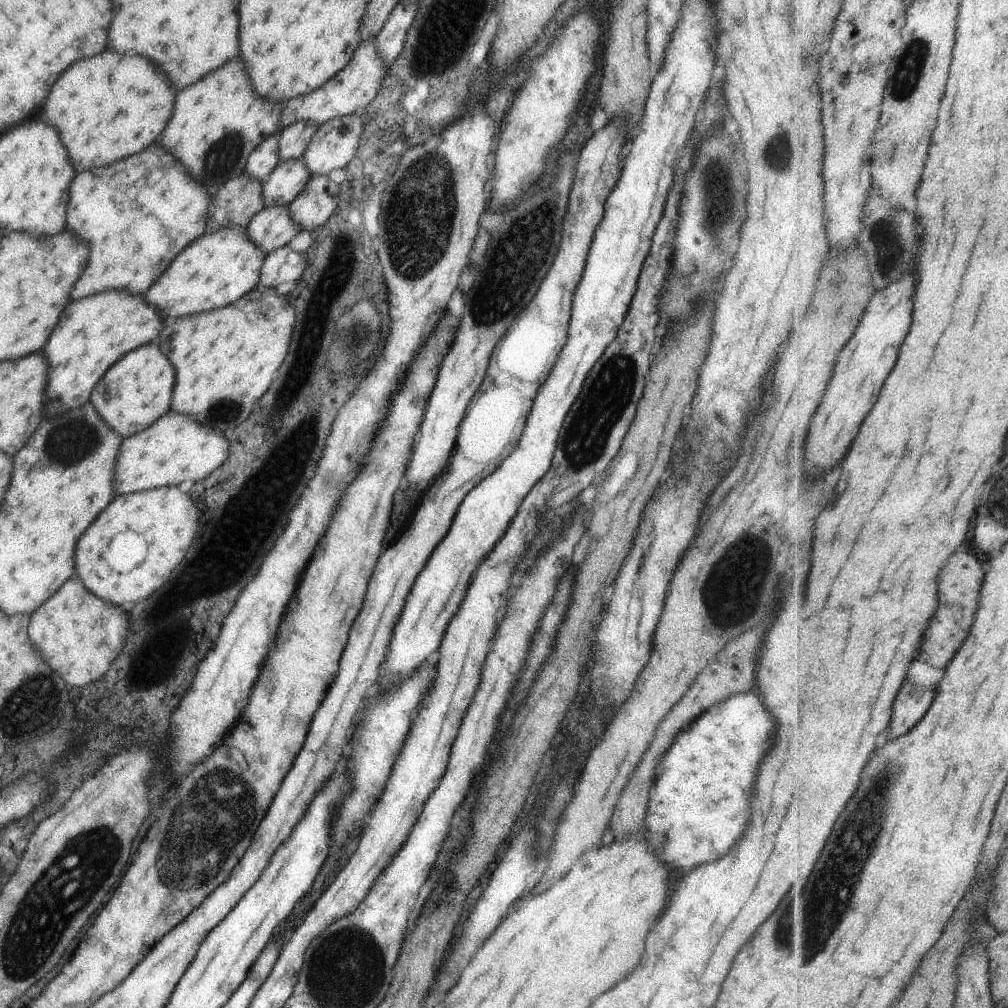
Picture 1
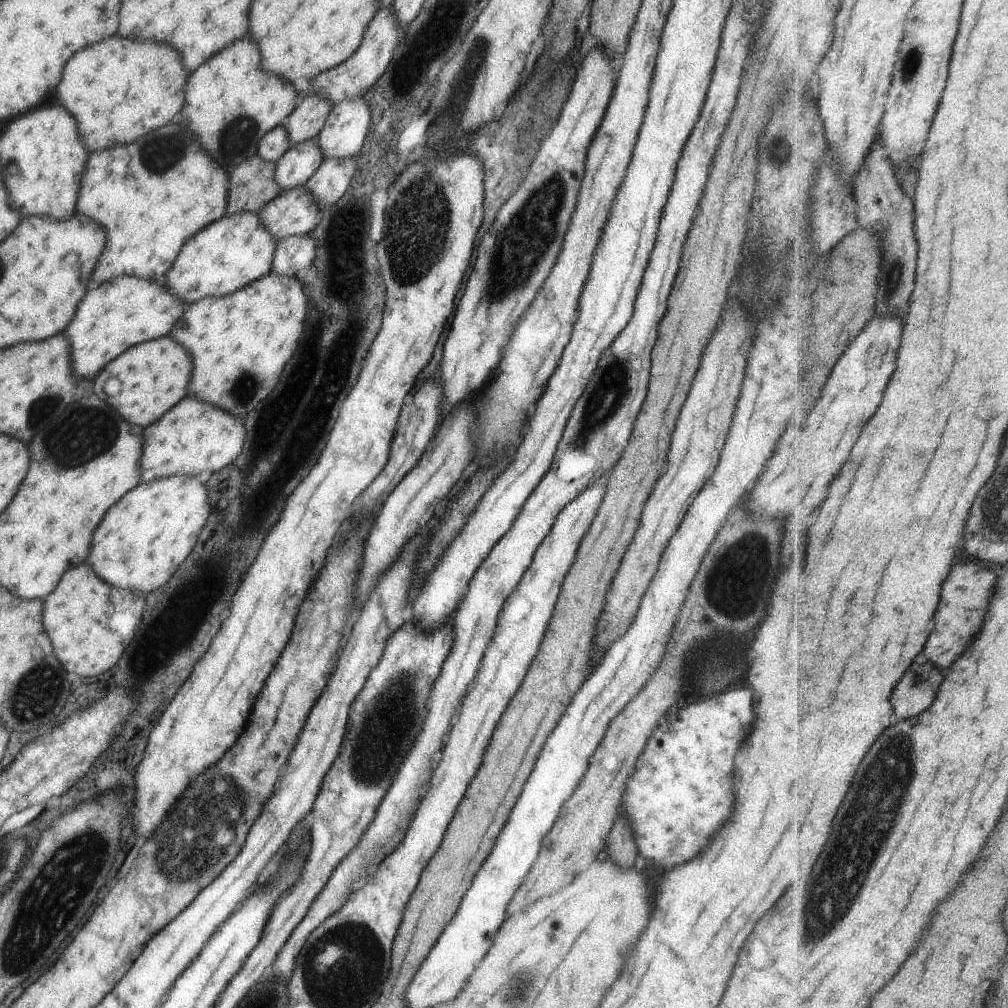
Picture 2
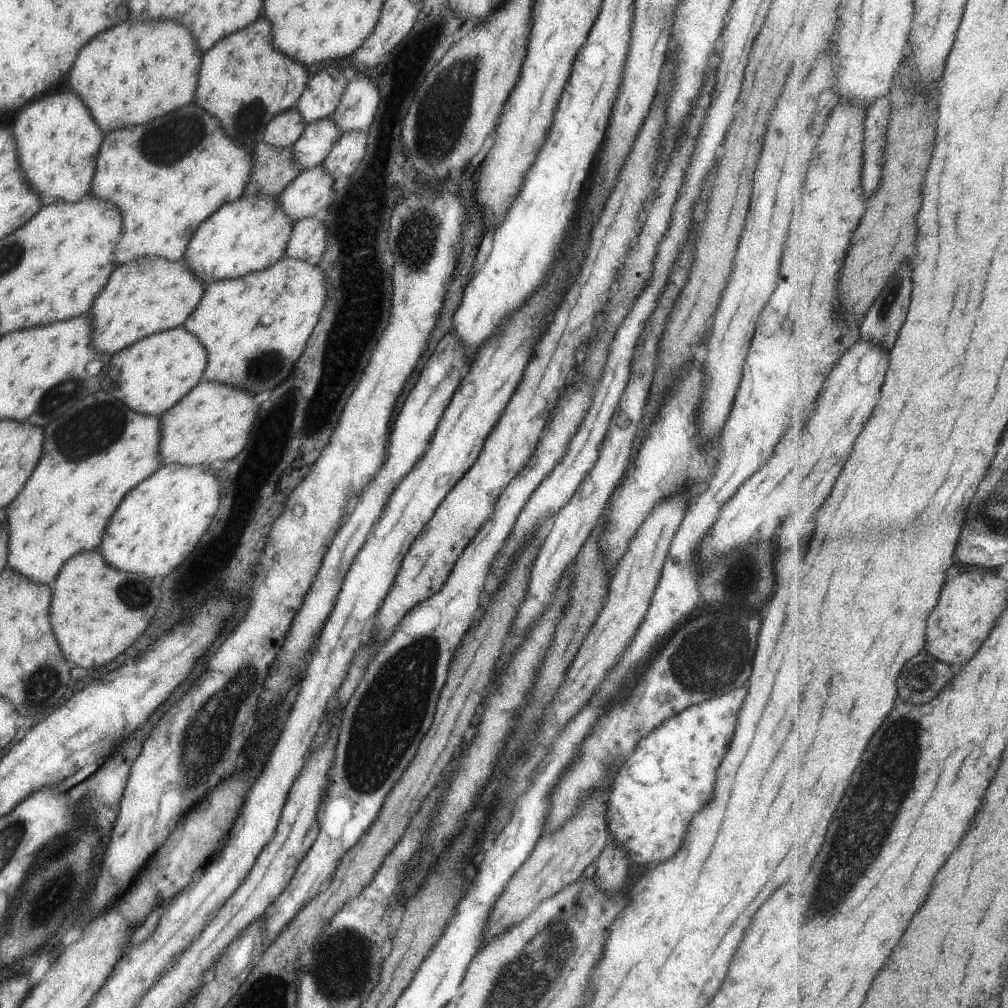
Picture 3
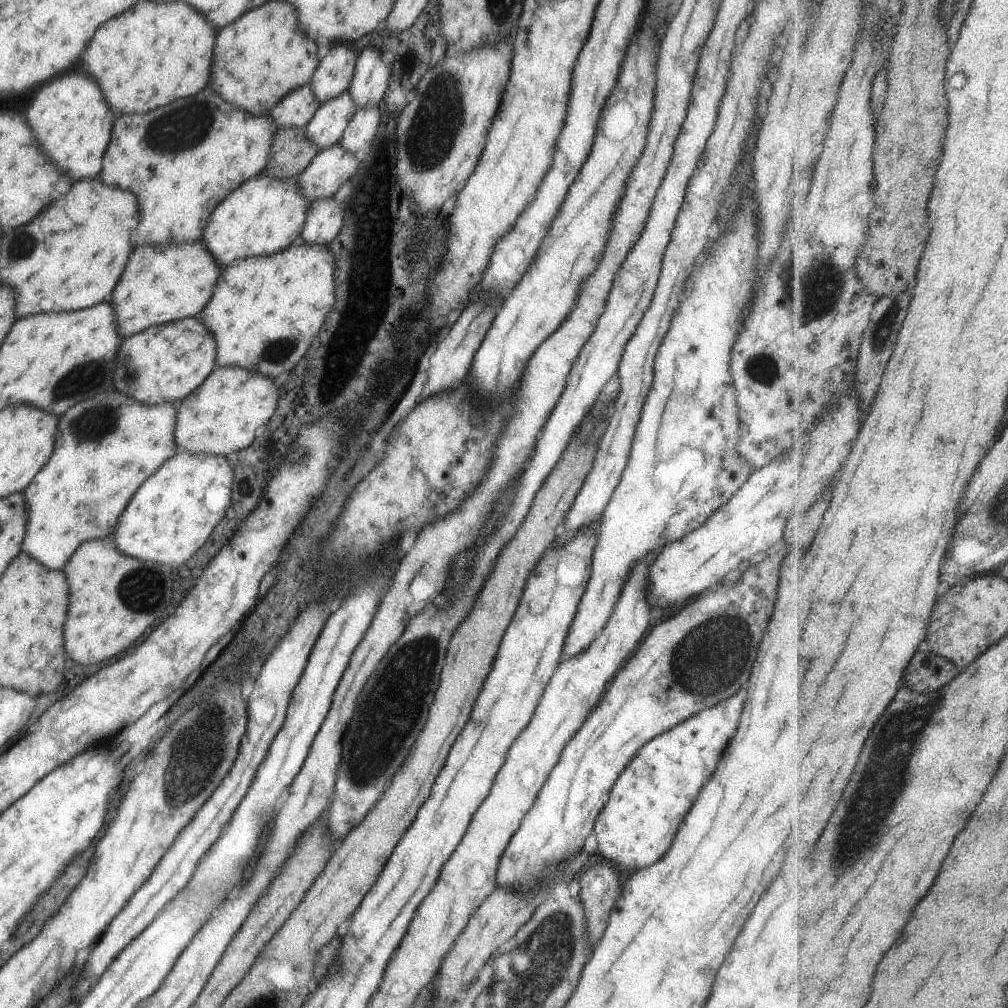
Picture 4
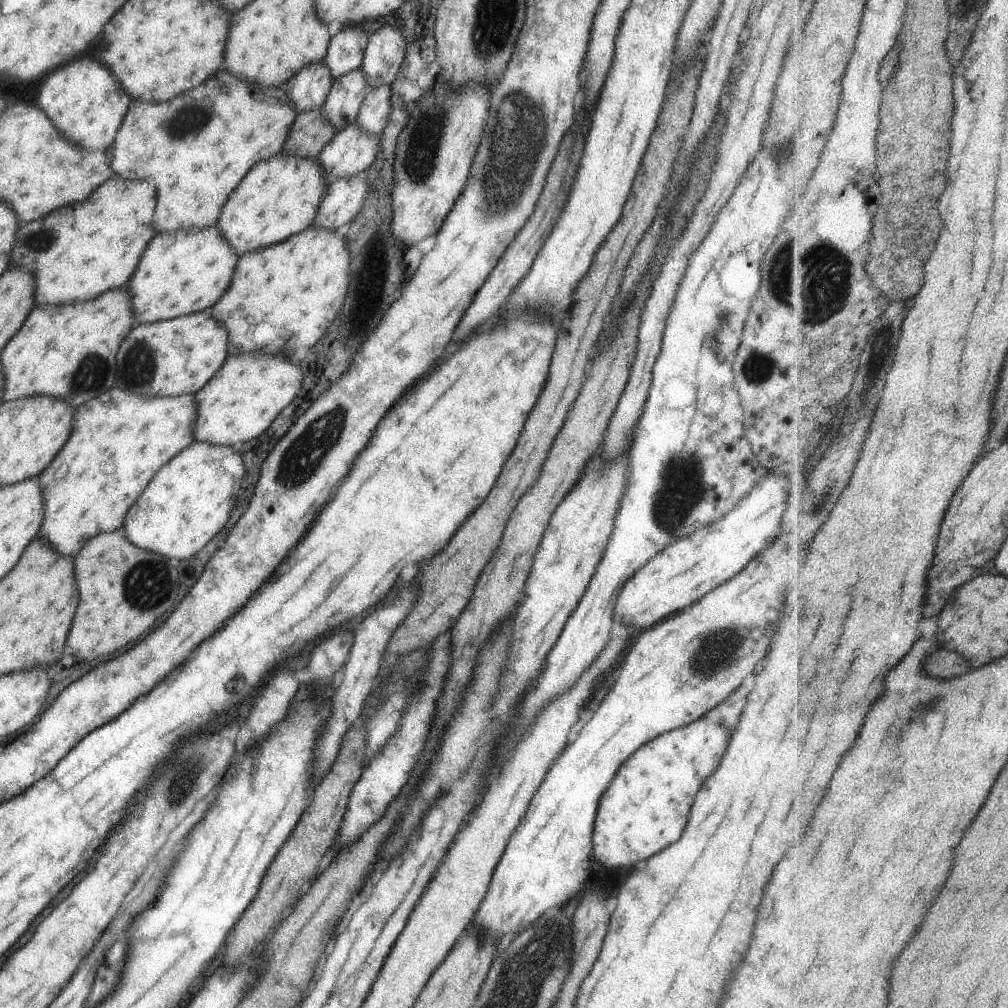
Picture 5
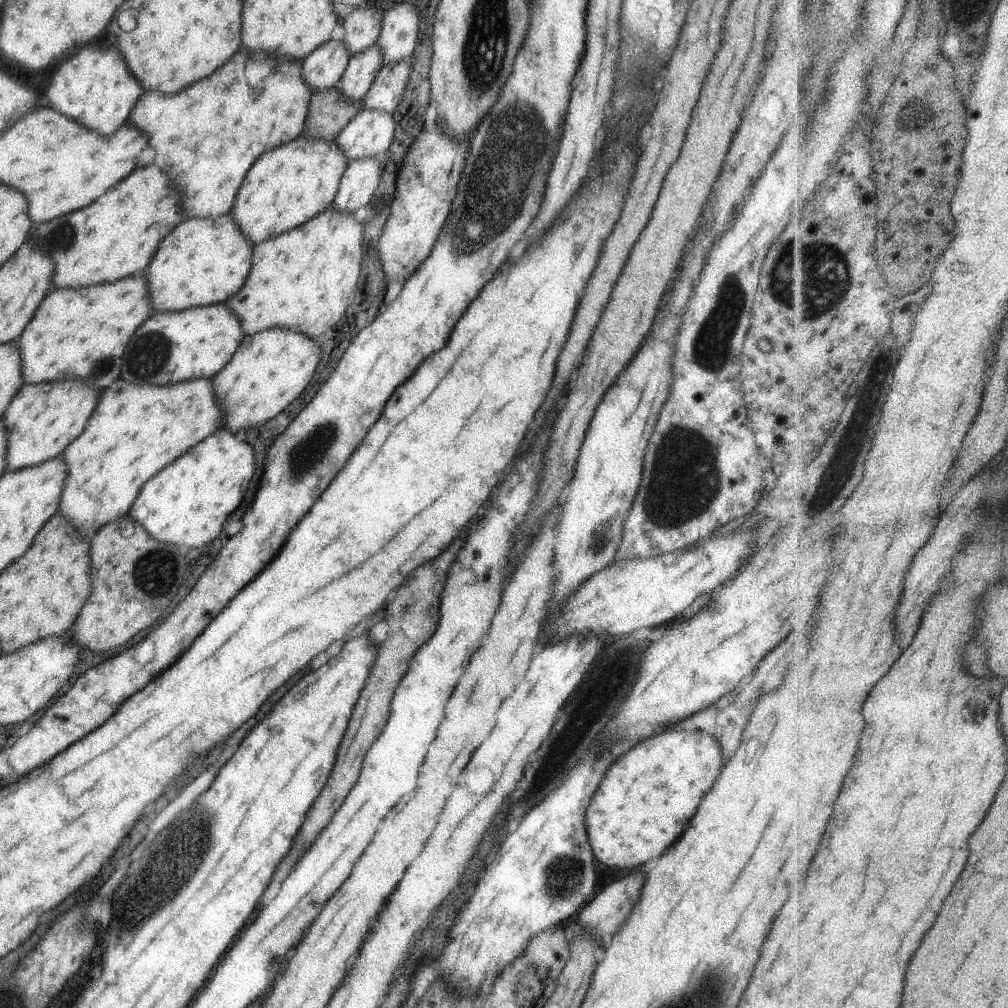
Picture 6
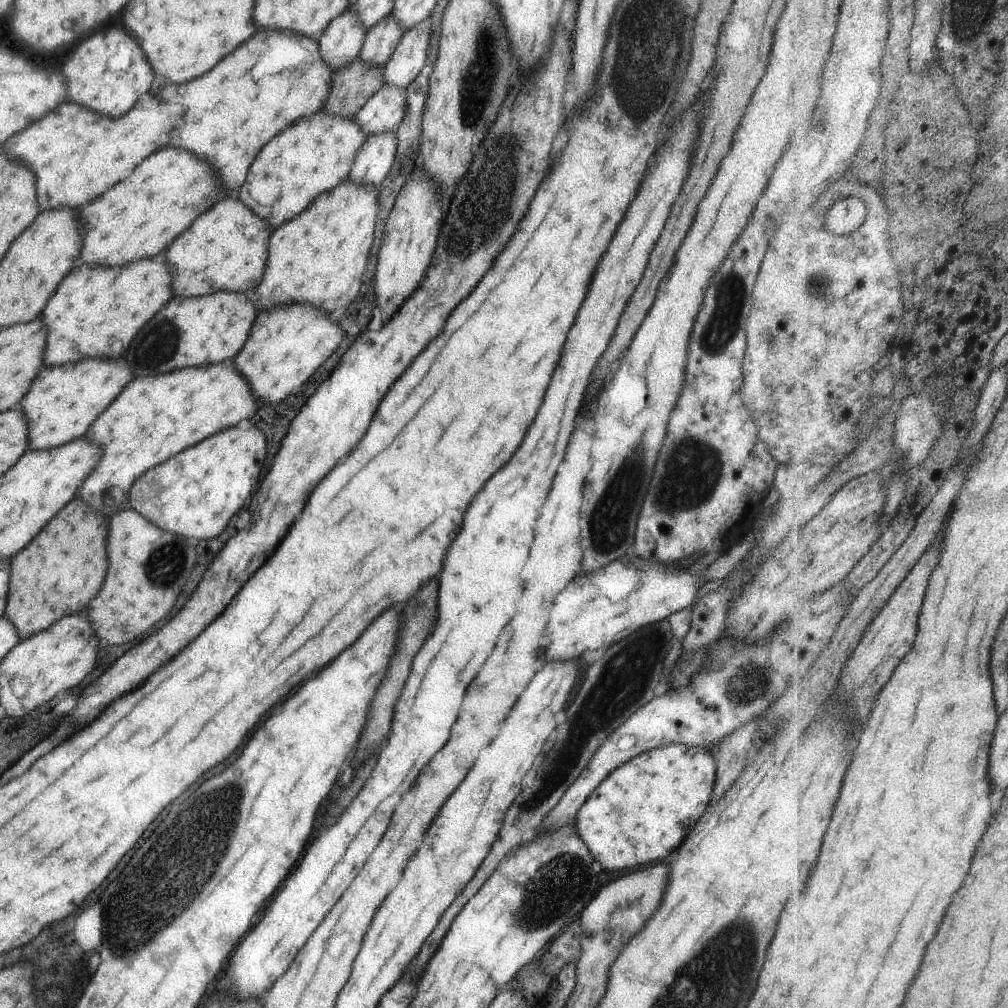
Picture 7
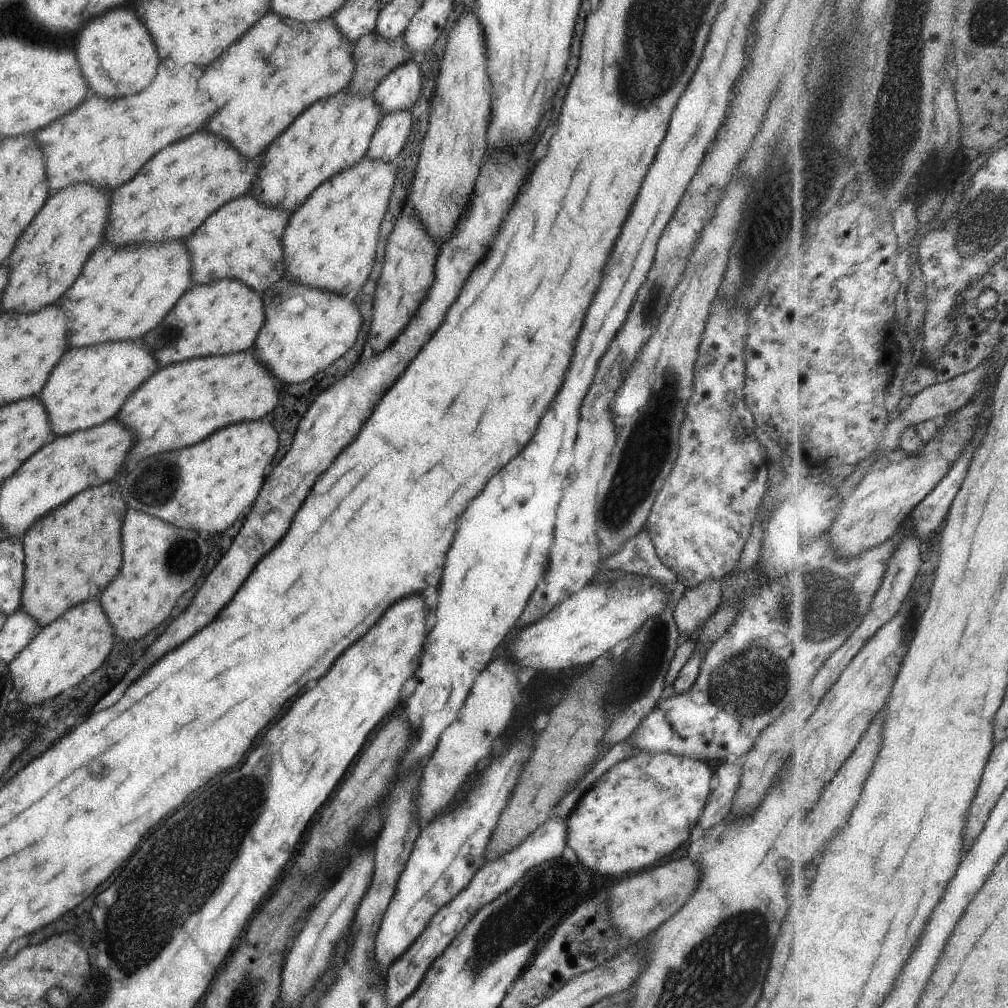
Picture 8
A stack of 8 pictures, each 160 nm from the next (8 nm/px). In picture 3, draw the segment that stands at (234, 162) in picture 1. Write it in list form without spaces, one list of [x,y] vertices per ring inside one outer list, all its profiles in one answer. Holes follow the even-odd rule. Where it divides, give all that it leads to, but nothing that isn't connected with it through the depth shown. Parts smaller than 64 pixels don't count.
[[[257,18],[249,26],[227,34],[217,44],[213,44],[201,58],[201,70],[197,80],[197,102],[215,114],[227,132],[227,136],[240,145],[249,148],[263,141],[263,131],[267,123],[281,111],[295,106],[296,100],[305,88],[307,79],[306,67],[294,61],[291,57],[273,48],[271,44],[271,24],[265,18]]]

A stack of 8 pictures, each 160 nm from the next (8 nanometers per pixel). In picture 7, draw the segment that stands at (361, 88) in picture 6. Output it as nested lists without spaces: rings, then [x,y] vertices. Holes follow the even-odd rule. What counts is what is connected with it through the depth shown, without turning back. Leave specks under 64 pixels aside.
[[[391,14],[385,15],[366,30],[357,57],[371,66],[385,64],[402,32],[395,17]]]

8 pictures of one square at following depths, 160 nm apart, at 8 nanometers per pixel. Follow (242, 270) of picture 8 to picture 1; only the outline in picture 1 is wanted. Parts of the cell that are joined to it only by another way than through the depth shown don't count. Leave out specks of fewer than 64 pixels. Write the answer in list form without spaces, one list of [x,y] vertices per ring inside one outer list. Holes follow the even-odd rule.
[[[107,290],[69,302],[43,346],[49,364],[47,396],[43,398],[45,414],[61,414],[83,404],[111,364],[133,348],[149,343],[164,325],[142,296],[125,290]]]

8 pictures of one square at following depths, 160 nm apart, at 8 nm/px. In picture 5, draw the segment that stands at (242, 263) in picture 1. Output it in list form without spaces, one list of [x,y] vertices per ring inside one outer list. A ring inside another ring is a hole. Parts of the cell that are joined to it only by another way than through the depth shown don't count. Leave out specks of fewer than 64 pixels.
[[[283,151],[275,153],[265,160],[256,162],[235,185],[221,207],[215,227],[238,257],[256,248],[265,248],[301,232],[312,224],[327,184],[329,182],[326,182],[324,172],[315,159],[299,158],[296,154]]]

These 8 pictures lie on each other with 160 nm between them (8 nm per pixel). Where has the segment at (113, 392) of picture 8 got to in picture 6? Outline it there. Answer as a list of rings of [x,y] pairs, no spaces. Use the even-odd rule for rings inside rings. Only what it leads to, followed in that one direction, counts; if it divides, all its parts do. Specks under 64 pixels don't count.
[[[58,380],[23,386],[19,394],[9,402],[1,420],[6,428],[6,470],[23,468],[27,465],[39,464],[59,455],[62,450],[83,430],[89,415],[99,400],[99,390],[93,390],[77,380]]]

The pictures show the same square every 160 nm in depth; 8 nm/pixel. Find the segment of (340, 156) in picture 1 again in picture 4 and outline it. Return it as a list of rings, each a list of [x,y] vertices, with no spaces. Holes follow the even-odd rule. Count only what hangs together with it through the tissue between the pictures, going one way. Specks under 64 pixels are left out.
[[[358,47],[354,73],[348,86],[348,91],[354,100],[356,110],[358,108],[377,105],[381,100],[381,96],[384,95],[385,88],[387,88],[388,78],[389,66],[385,66],[385,60],[379,58],[379,52],[373,50],[373,48],[361,50],[361,47]]]

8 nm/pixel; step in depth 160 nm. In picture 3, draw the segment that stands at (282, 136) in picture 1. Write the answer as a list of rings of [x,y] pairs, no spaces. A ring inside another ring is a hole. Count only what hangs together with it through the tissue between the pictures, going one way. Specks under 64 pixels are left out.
[[[327,66],[321,68],[306,82],[295,104],[304,126],[320,118],[331,116],[348,83],[342,75],[342,70],[343,68]]]

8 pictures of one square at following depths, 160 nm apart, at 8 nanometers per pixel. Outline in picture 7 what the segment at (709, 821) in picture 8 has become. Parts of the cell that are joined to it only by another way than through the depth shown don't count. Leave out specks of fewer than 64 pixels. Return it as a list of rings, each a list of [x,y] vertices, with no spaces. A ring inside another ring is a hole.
[[[749,721],[746,725],[735,729],[729,736],[720,740],[711,750],[716,766],[711,802],[719,800],[721,794],[731,786],[731,782],[743,770],[745,756],[747,756],[747,750],[751,746],[753,728],[755,728],[755,722]]]

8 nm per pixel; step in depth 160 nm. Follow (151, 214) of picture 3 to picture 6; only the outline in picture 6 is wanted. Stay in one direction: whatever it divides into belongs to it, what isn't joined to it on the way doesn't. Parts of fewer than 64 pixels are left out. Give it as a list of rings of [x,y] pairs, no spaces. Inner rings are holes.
[[[239,50],[239,52],[235,52],[235,54],[237,54],[237,62],[231,62],[231,60],[227,60],[227,62],[223,64],[223,66],[219,66],[219,68],[217,68],[215,72],[211,72],[211,76],[207,76],[207,78],[203,78],[203,80],[195,82],[193,86],[187,86],[187,88],[183,88],[181,92],[177,92],[177,94],[173,94],[173,96],[167,96],[167,94],[159,94],[159,92],[153,92],[153,90],[149,90],[149,92],[143,92],[143,94],[141,94],[141,98],[138,98],[137,102],[135,102],[135,106],[133,106],[133,110],[131,110],[131,114],[129,114],[129,122],[131,122],[131,124],[133,124],[135,128],[139,128],[139,130],[143,130],[143,132],[147,132],[147,134],[149,134],[149,142],[147,142],[147,150],[149,150],[149,152],[153,150],[153,152],[151,152],[151,156],[149,156],[149,164],[153,162],[155,166],[163,168],[163,170],[167,172],[167,176],[171,178],[171,182],[173,182],[173,184],[175,184],[175,186],[179,188],[179,196],[183,196],[183,212],[185,212],[185,216],[195,216],[199,218],[205,218],[205,217],[216,217],[222,215],[223,213],[229,213],[229,210],[232,209],[232,204],[235,195],[237,194],[237,191],[241,186],[243,177],[245,176],[247,169],[253,164],[253,162],[255,162],[255,158],[257,158],[257,156],[259,156],[259,154],[261,154],[263,151],[275,148],[277,145],[286,143],[287,141],[290,141],[292,138],[295,138],[297,135],[301,134],[304,127],[304,122],[307,116],[307,107],[310,101],[311,92],[310,92],[310,86],[302,79],[302,70],[300,68],[301,62],[292,61],[291,59],[285,57],[285,58],[279,58],[279,60],[285,59],[285,62],[281,62],[281,64],[279,64],[279,62],[275,62],[277,58],[271,58],[271,55],[269,55],[269,58],[263,58],[263,60],[271,60],[271,64],[269,64],[269,72],[267,72],[267,70],[261,70],[261,72],[265,72],[267,76],[265,76],[265,78],[261,78],[259,82],[255,82],[257,86],[251,86],[251,84],[249,84],[249,80],[247,80],[247,70],[245,70],[247,66],[251,68],[251,64],[253,64],[253,62],[249,62],[249,54],[251,54],[251,52],[245,52],[245,50],[241,52],[241,50]]]

